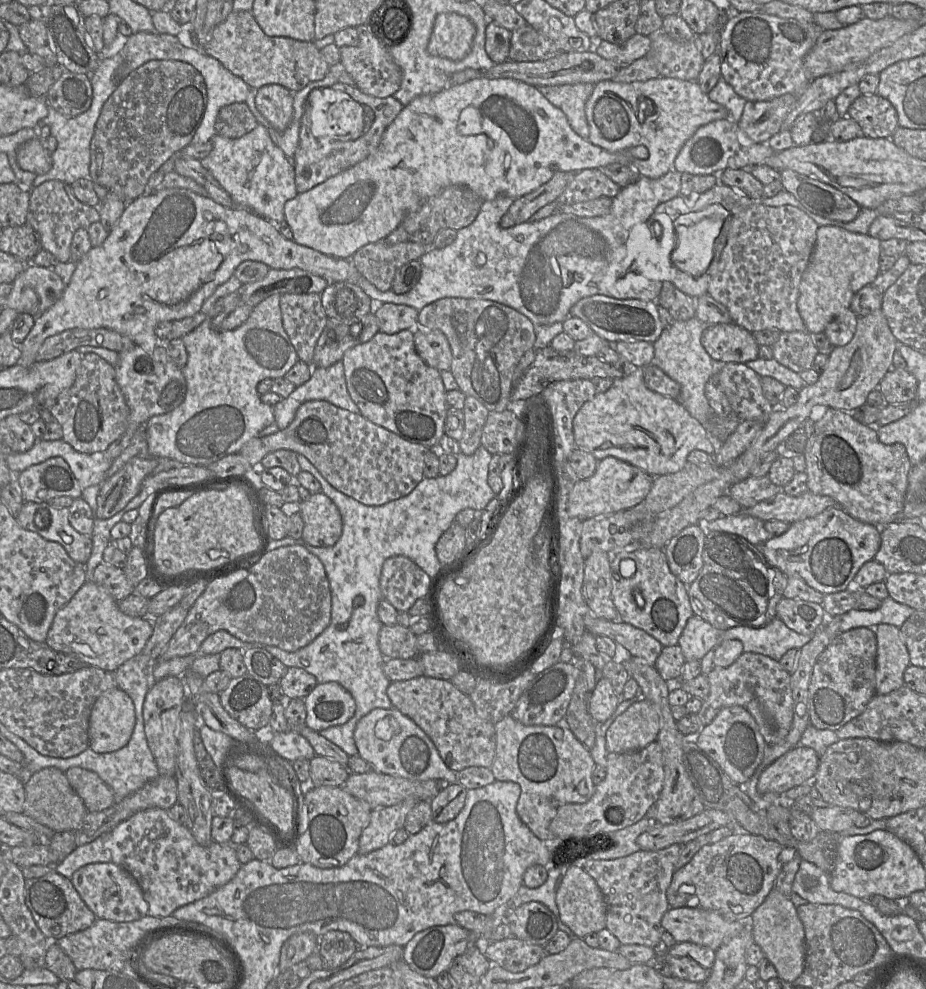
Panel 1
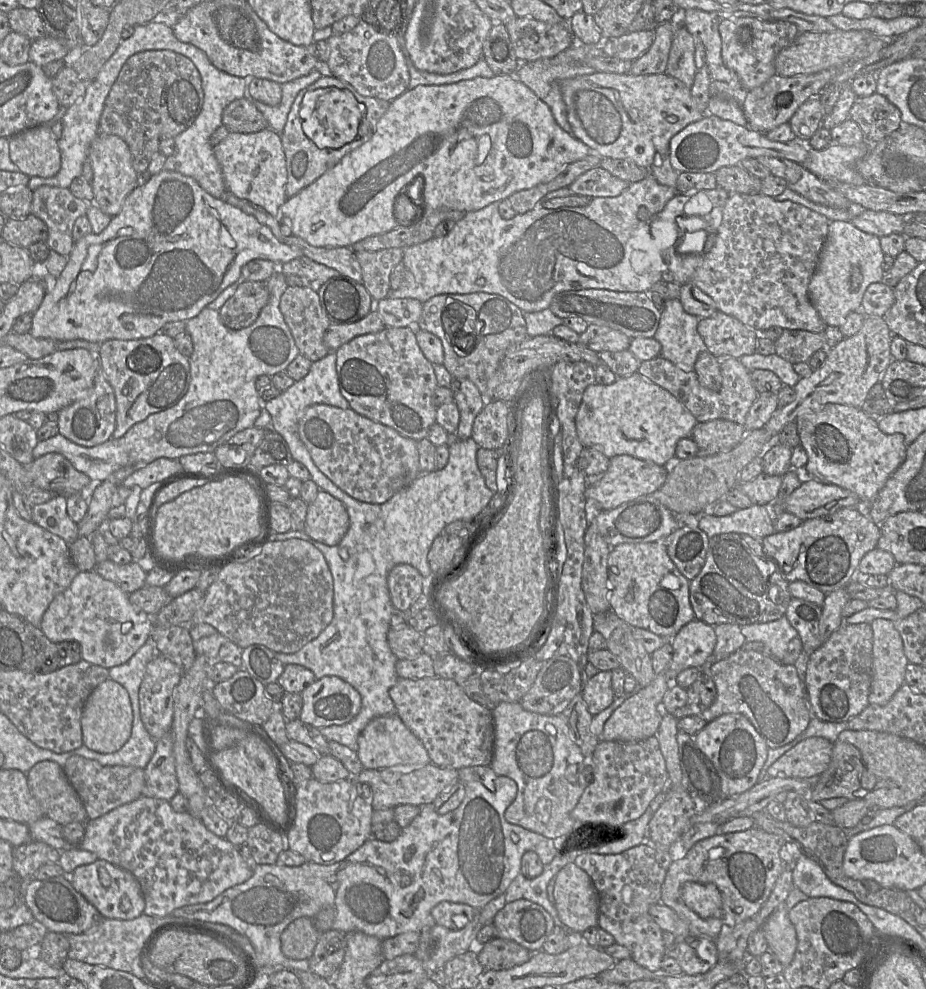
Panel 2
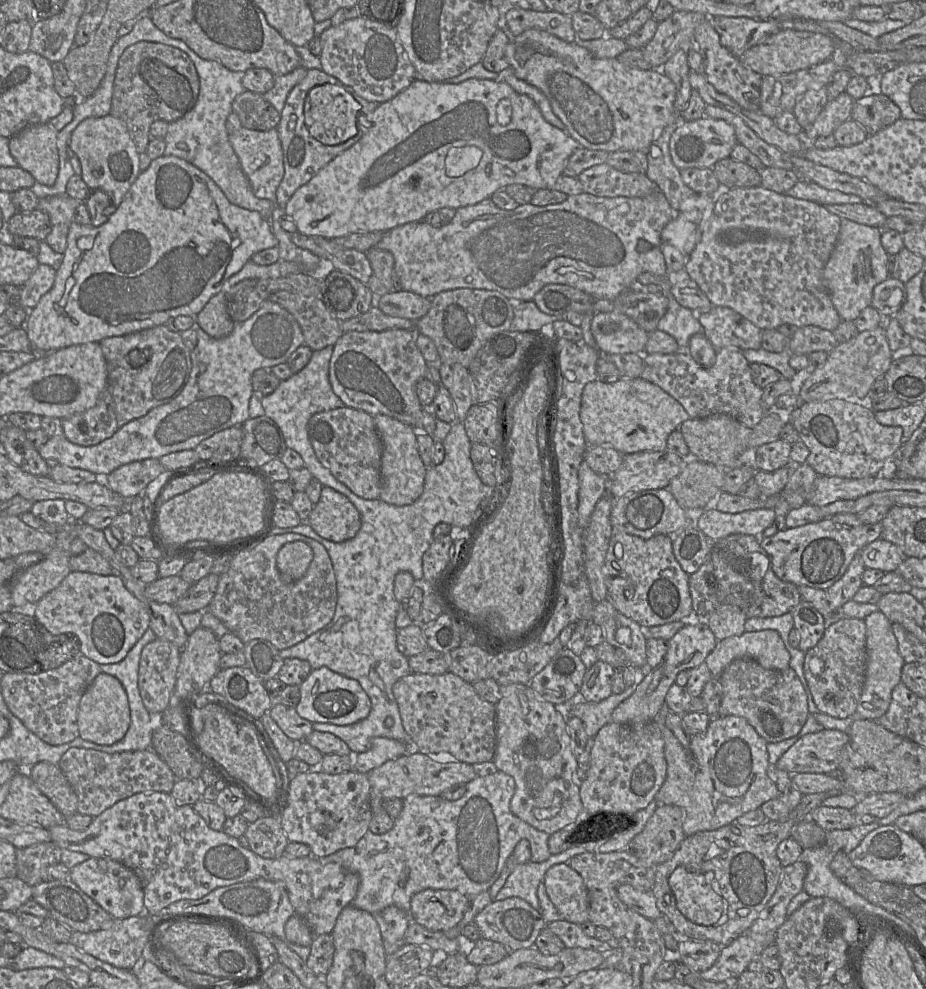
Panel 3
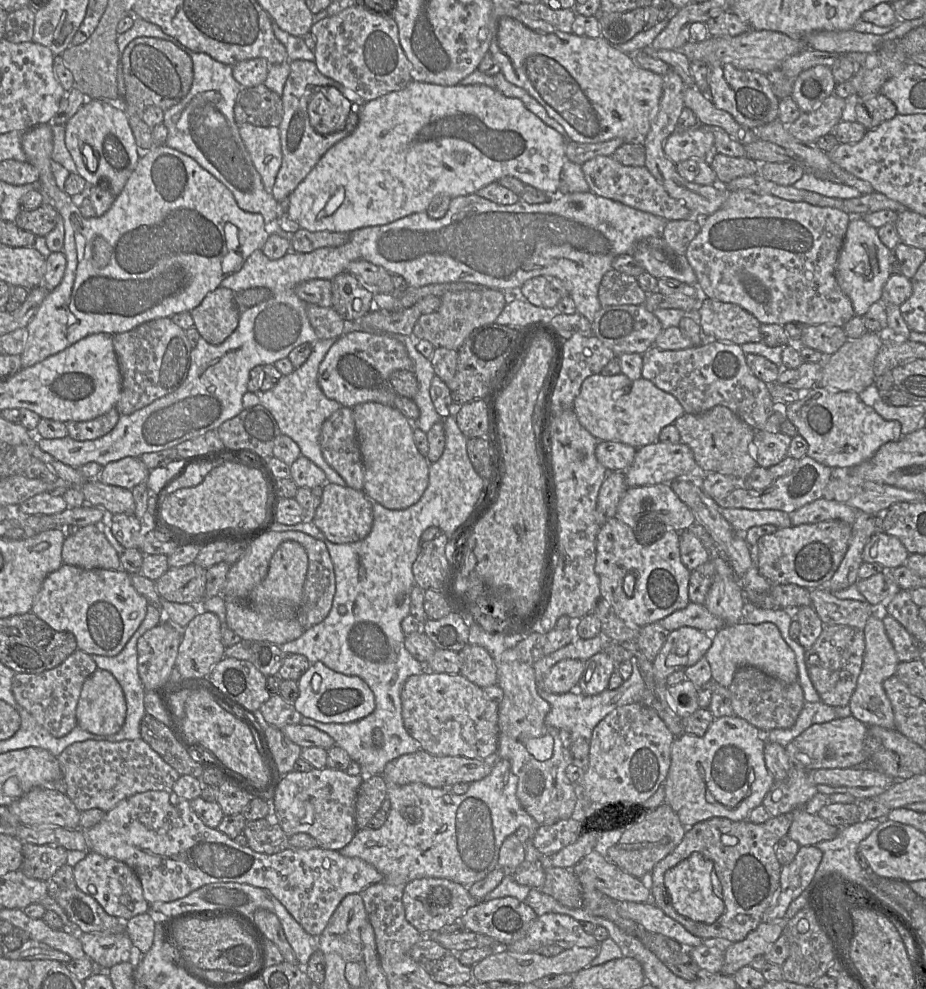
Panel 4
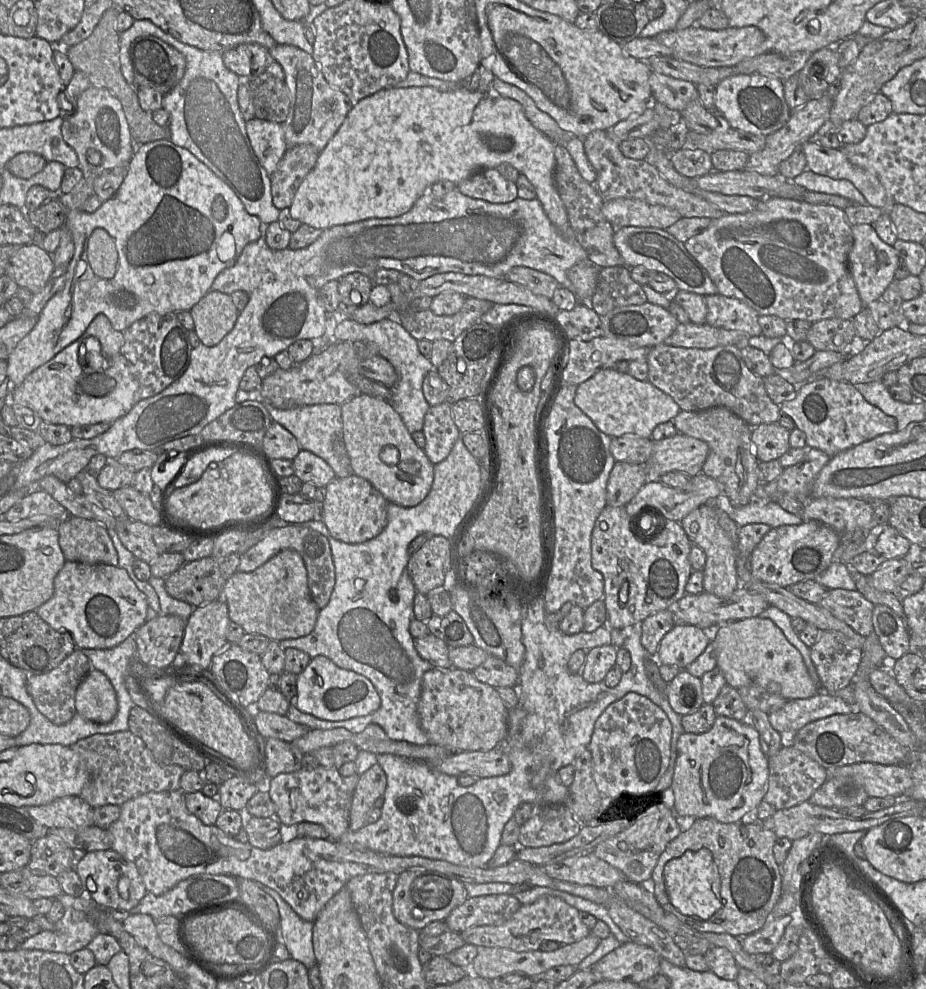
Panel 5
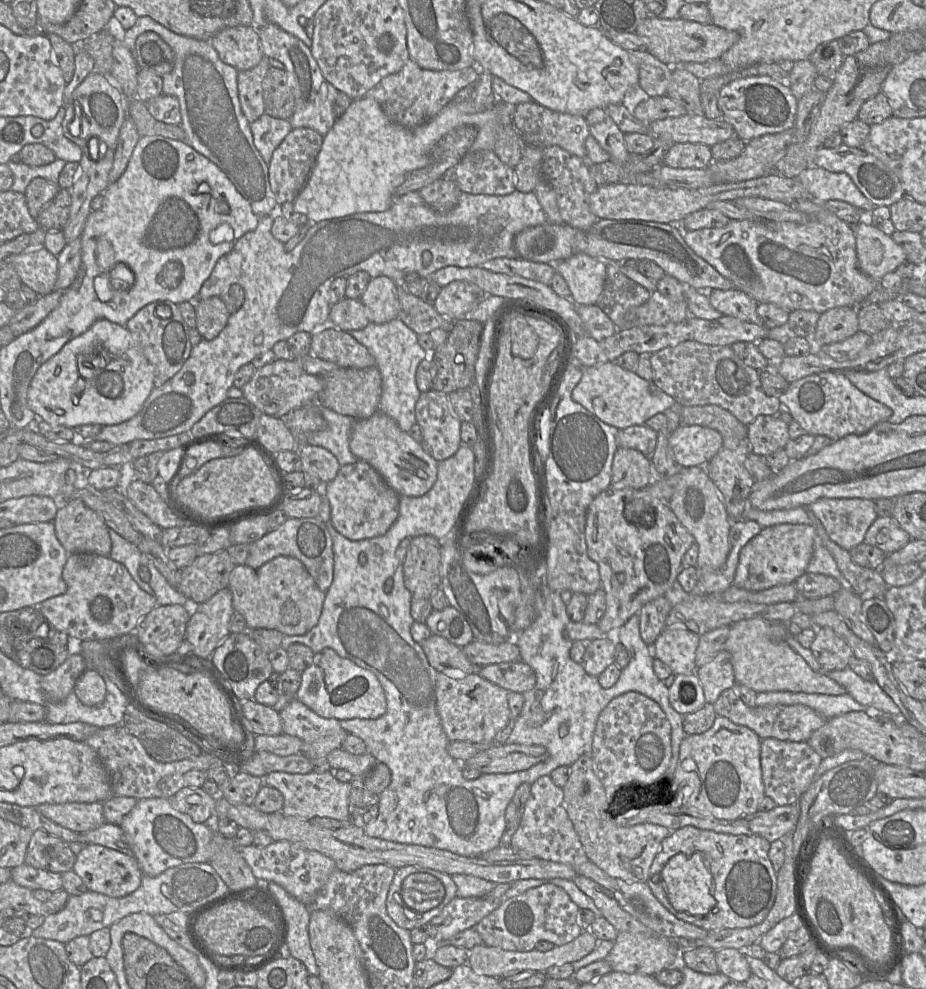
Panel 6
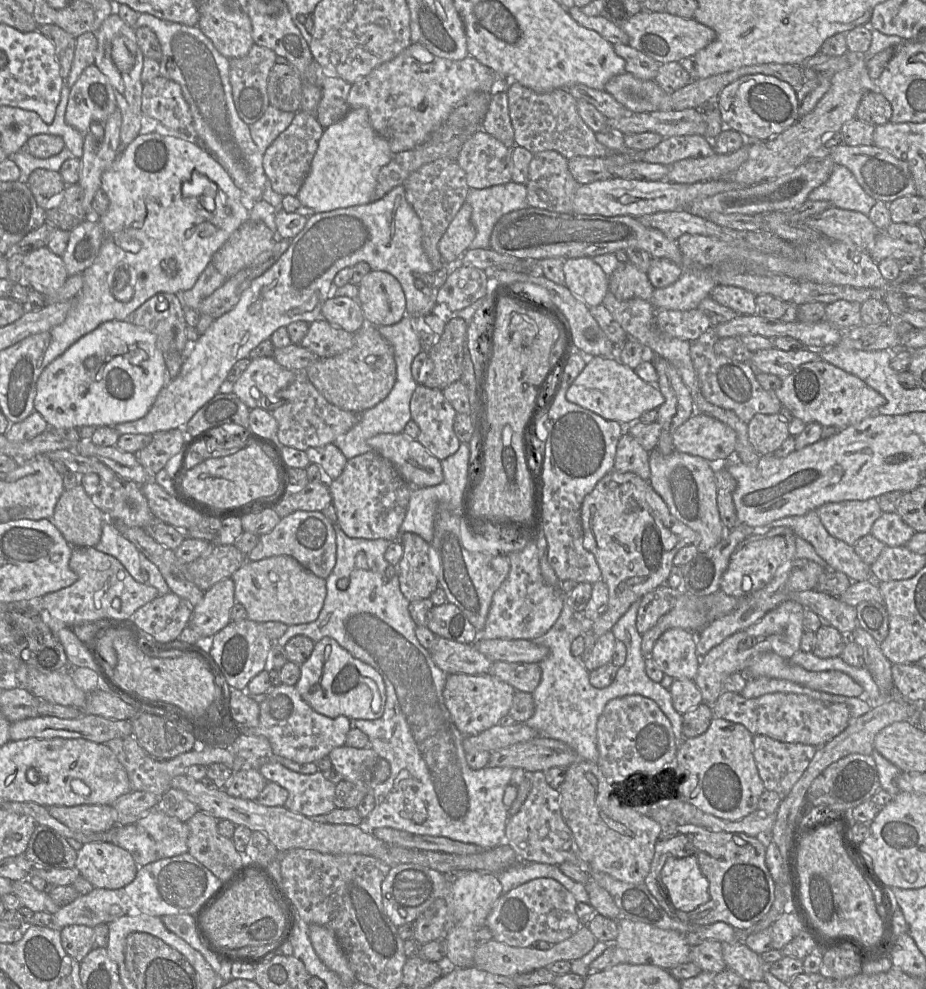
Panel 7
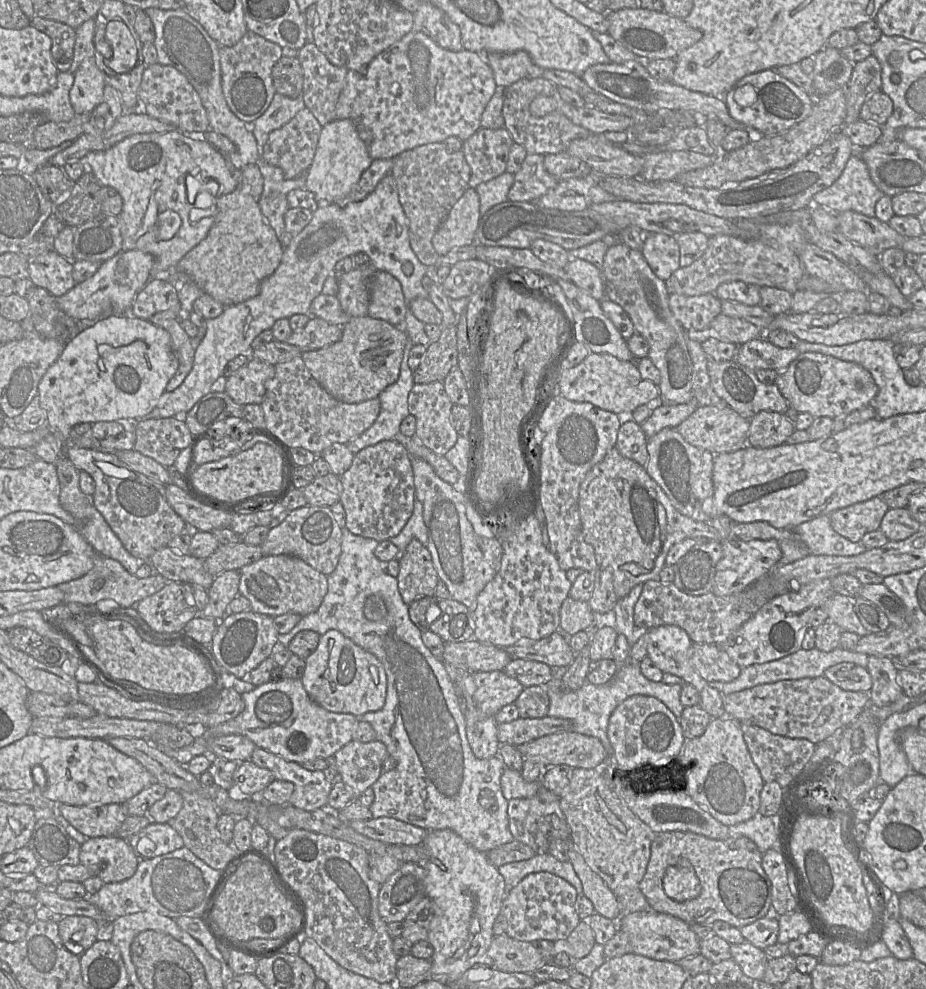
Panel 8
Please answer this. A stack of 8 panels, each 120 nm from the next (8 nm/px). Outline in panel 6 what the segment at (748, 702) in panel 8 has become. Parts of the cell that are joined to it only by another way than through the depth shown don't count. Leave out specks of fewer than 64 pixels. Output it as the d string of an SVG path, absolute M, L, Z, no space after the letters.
M734 688L724 690L713 703L713 708L717 716L723 716L737 725L746 726L761 740L775 738L781 741L806 742L813 732L828 720L802 704L749 707L736 694Z

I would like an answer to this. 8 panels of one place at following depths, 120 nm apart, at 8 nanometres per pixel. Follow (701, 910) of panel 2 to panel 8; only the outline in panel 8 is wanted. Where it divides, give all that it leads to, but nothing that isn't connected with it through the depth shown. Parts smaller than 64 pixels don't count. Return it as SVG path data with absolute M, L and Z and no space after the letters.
M673 865L663 876L665 894L676 902L685 902L699 896L701 885L693 867Z

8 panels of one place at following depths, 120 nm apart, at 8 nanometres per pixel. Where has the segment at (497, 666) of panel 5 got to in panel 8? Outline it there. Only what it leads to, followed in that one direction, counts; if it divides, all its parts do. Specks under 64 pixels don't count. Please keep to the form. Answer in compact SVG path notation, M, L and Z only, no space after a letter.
M512 659L503 669L505 674L519 681L524 688L548 683L554 673L549 665L526 659Z

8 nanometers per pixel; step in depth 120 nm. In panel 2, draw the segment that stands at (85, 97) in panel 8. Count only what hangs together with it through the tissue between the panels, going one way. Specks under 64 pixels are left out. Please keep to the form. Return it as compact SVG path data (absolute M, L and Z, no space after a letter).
M98 134L89 147L88 160L93 169L91 186L94 203L107 215L114 217L128 195L140 184L140 175L132 164L132 154L127 143L120 137Z

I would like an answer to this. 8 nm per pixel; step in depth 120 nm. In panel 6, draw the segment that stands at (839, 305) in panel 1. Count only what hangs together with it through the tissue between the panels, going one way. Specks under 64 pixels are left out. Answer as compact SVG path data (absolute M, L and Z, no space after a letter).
M867 219L853 228L859 268L871 278L880 281L885 274L895 271L907 260L905 250Z

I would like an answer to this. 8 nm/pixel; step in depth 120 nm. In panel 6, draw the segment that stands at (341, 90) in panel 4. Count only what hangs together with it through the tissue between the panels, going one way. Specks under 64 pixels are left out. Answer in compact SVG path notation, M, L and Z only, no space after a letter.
M266 18L258 28L258 35L264 56L277 59L285 66L295 98L295 111L289 119L292 128L311 128L324 137L337 120L333 106L339 90L325 79L310 48L302 40Z

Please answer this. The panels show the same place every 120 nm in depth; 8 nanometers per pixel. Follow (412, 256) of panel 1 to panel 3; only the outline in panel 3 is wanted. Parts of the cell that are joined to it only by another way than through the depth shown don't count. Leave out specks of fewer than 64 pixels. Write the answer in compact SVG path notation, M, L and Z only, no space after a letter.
M377 247L371 248L365 253L373 270L367 286L378 297L393 291L394 257L392 253Z

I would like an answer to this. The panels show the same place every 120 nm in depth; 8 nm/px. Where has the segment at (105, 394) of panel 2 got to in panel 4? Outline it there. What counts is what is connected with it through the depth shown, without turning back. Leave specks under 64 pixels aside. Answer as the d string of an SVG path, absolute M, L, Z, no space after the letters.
M116 407L89 421L64 422L68 436L77 441L94 440L109 433L117 424L120 414Z

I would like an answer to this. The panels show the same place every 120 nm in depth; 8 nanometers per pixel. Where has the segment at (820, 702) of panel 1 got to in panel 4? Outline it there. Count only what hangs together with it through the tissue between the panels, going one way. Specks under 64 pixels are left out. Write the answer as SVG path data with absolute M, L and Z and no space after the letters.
M824 625L811 648L805 652L808 676L823 703L846 707L856 688L863 666L865 640L863 631L847 625Z

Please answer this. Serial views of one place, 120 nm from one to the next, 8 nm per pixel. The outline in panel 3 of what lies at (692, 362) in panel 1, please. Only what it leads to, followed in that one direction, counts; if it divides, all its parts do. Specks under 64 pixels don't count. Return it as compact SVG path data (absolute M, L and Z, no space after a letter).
M664 276L660 281L661 294L668 300L668 308L657 324L657 330L671 335L679 346L679 351L688 353L690 338L702 332L697 313L679 305L671 294L671 283Z

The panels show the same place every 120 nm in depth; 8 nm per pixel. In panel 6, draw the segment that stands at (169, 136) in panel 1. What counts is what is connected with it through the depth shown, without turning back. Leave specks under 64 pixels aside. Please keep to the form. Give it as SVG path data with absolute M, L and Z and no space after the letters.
M146 31L138 36L132 54L139 70L148 70L161 78L174 67L171 47L153 31Z

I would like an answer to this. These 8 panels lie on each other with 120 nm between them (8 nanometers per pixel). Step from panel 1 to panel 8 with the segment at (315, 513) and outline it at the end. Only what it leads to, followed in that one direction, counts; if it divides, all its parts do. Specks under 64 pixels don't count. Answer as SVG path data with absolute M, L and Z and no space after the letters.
M395 439L381 441L365 447L355 454L351 466L341 476L339 501L344 507L346 528L353 534L372 538L379 542L398 535L412 515L415 486L411 456L402 443Z

